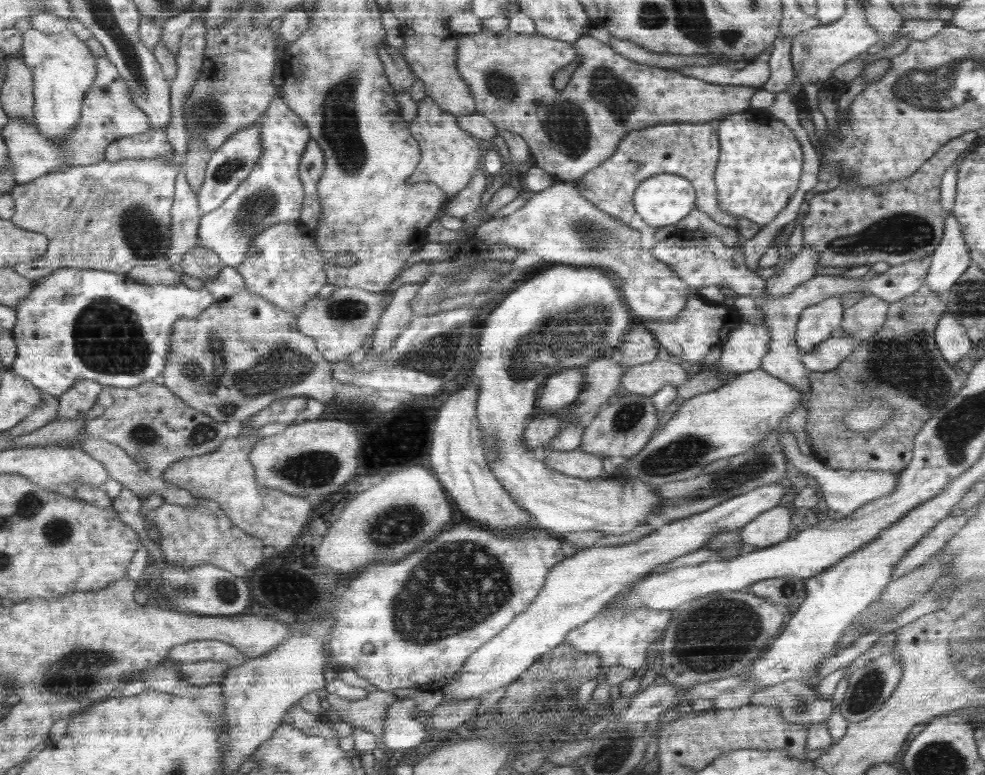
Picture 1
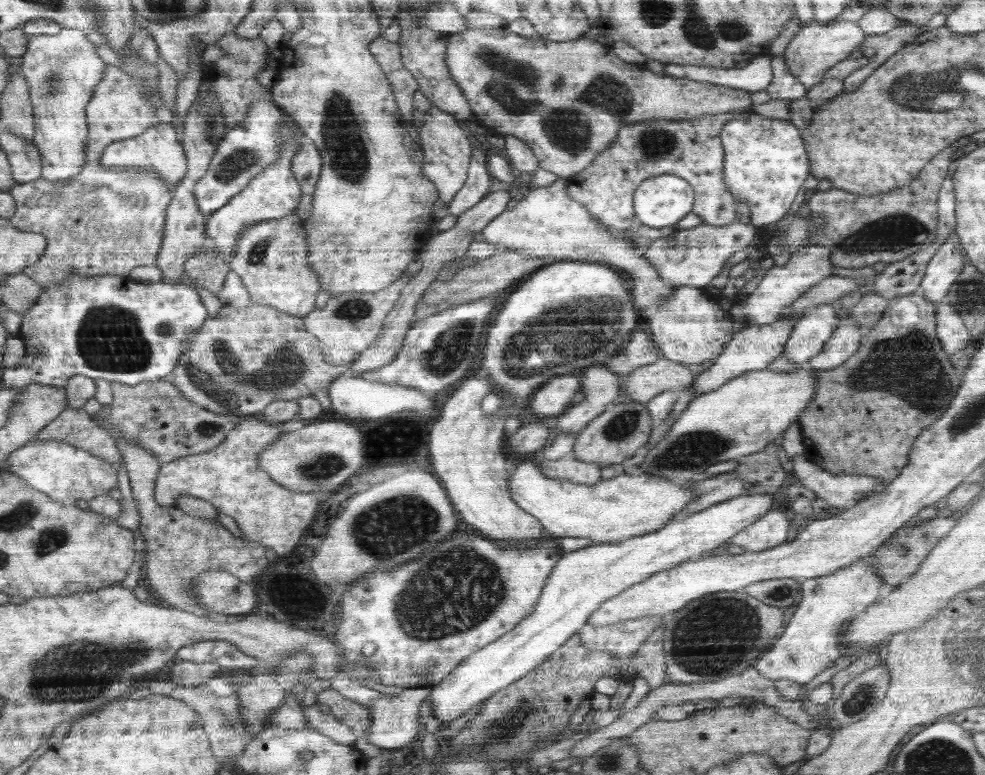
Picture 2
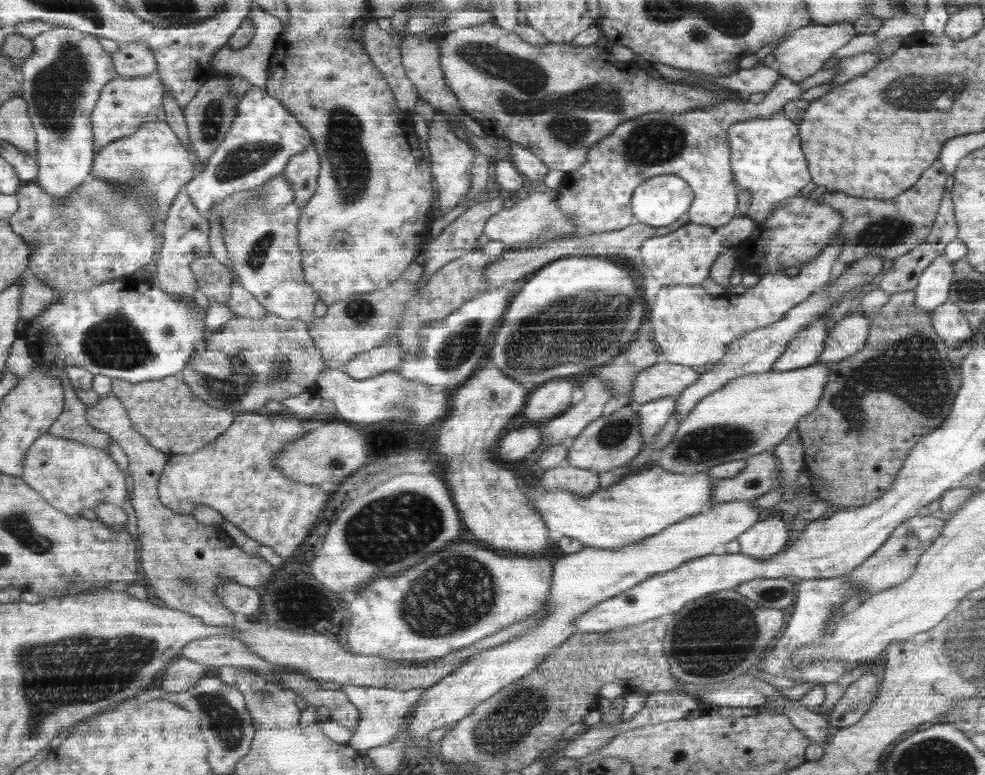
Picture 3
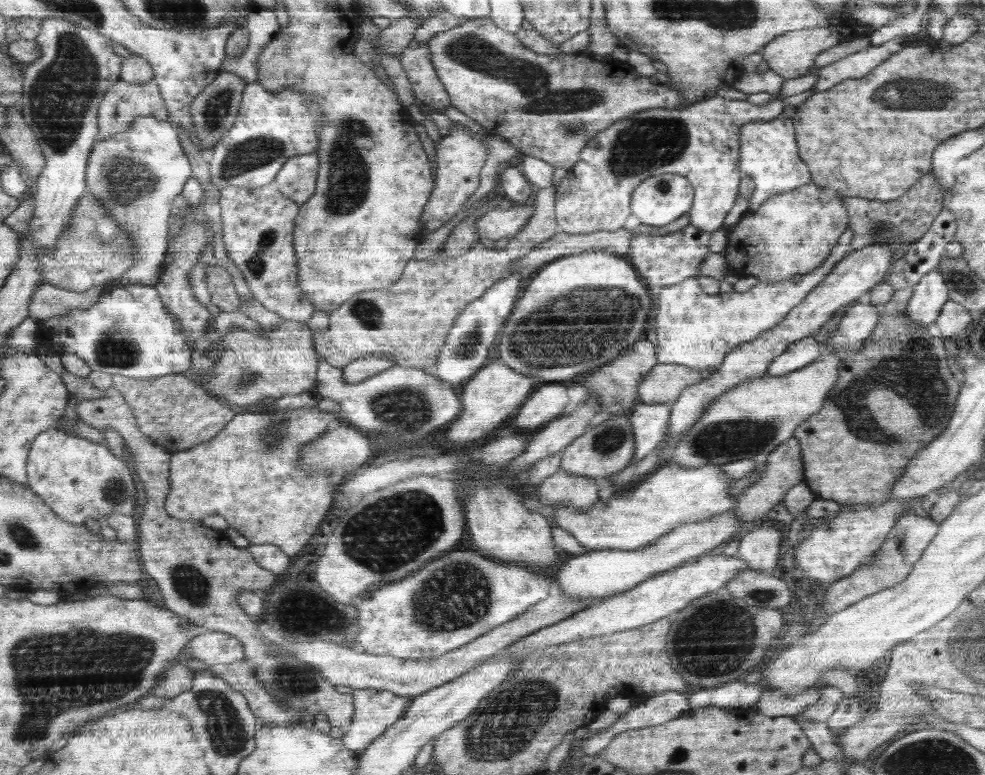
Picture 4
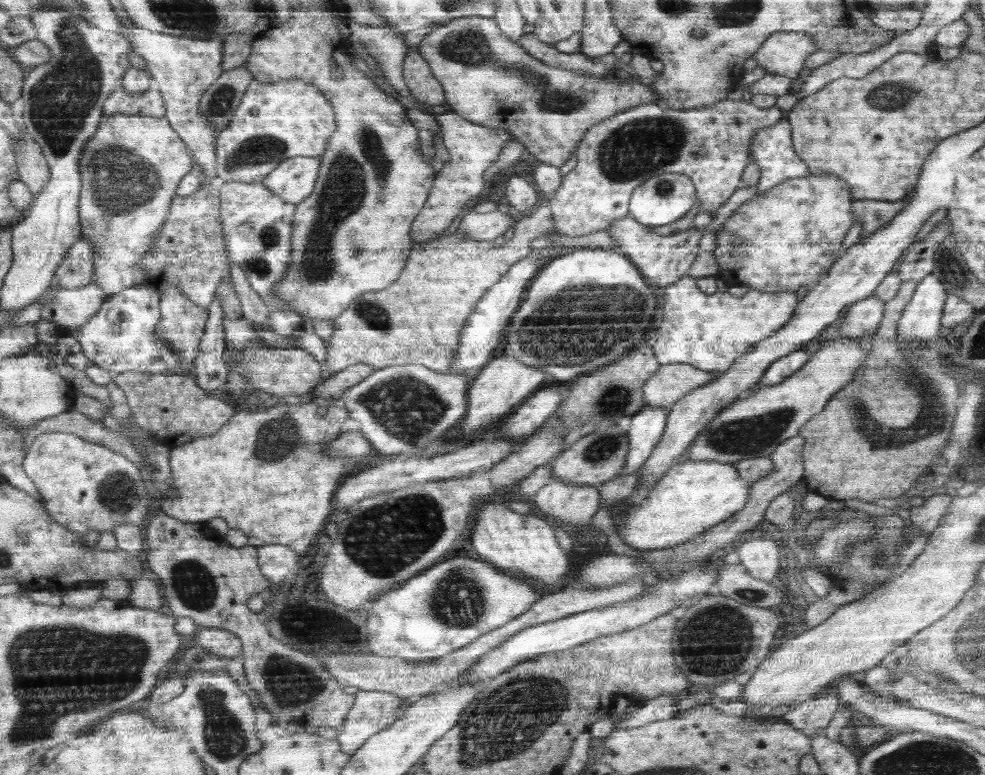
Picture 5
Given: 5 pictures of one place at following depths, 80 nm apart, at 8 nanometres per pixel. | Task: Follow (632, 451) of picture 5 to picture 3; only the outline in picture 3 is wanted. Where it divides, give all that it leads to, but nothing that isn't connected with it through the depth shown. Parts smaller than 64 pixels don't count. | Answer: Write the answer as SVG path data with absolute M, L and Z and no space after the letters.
M663 396L658 400L646 402L640 405L636 411L639 418L640 435L644 439L644 445L648 445L662 427L674 416L676 396Z

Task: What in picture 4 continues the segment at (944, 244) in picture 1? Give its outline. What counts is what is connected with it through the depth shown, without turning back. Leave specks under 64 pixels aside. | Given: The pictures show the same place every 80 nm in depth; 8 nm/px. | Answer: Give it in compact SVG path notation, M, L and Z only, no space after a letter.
M935 268L925 274L913 290L908 317L912 323L916 323L916 327L933 330L944 304L950 300L950 289L944 274Z

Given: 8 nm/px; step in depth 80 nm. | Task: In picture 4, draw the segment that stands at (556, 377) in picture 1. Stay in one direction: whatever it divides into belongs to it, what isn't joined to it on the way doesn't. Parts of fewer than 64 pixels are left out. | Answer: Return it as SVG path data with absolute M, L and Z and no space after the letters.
M546 384L536 390L528 402L515 416L514 428L531 432L552 422L564 413L562 408L568 404L568 394L564 384Z

